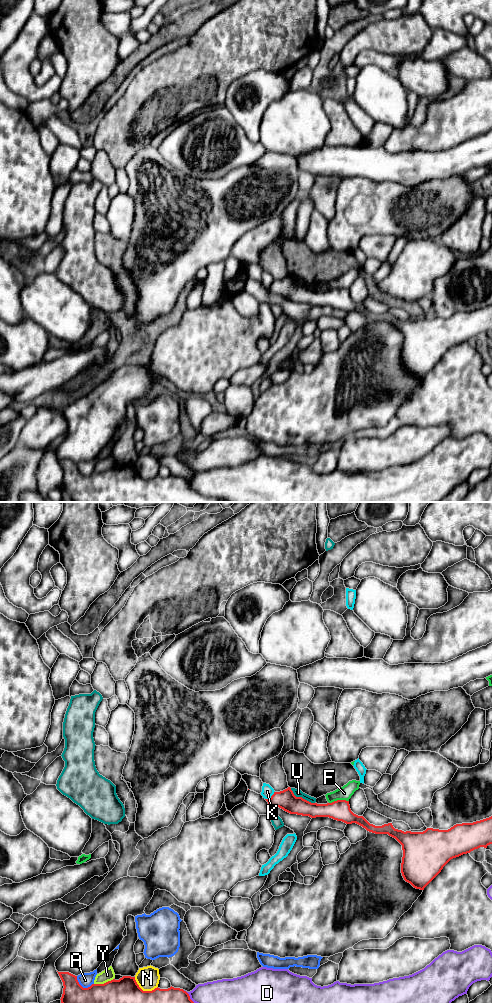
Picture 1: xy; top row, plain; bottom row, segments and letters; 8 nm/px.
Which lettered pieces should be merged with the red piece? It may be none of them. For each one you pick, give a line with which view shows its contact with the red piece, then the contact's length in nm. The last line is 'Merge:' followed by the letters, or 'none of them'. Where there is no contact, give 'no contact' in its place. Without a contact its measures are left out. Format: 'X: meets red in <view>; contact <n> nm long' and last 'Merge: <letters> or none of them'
Merge: none of them

